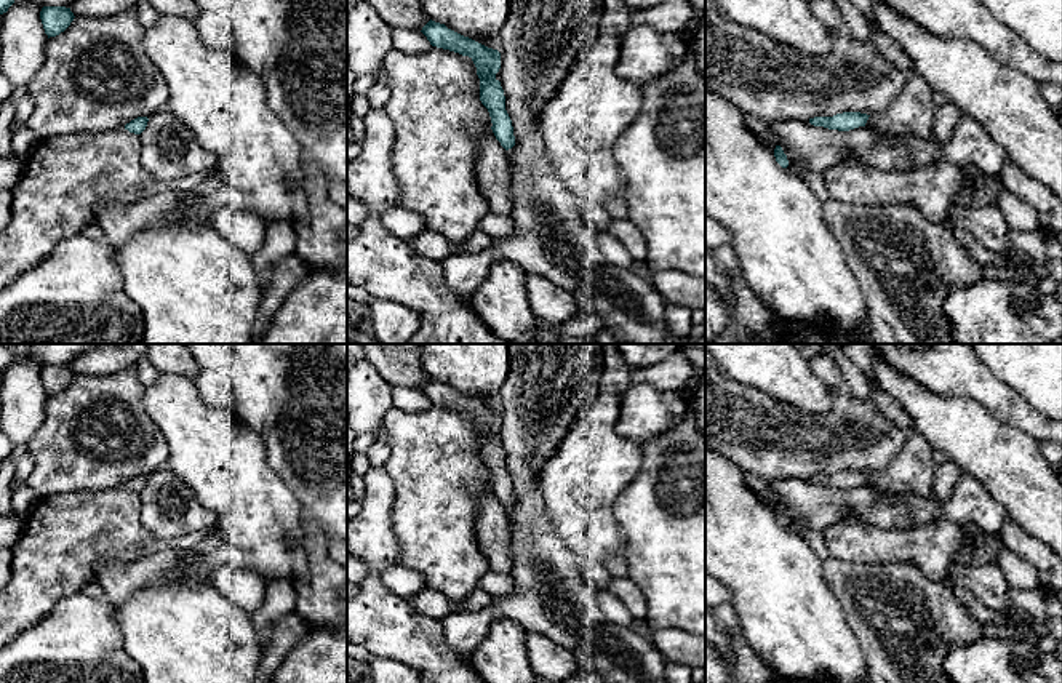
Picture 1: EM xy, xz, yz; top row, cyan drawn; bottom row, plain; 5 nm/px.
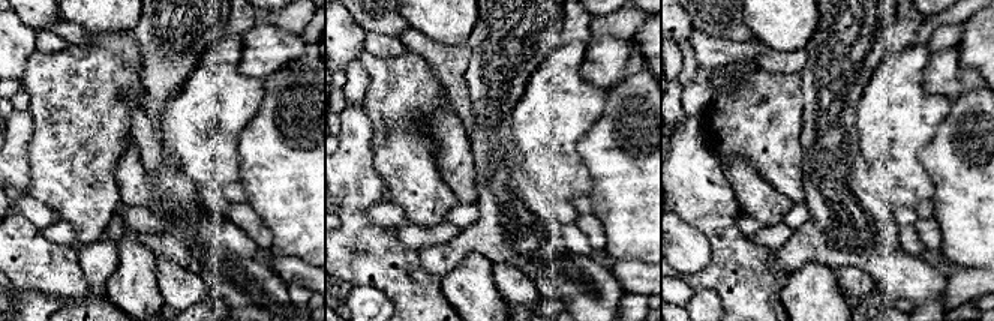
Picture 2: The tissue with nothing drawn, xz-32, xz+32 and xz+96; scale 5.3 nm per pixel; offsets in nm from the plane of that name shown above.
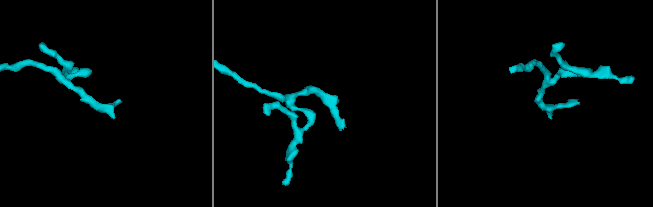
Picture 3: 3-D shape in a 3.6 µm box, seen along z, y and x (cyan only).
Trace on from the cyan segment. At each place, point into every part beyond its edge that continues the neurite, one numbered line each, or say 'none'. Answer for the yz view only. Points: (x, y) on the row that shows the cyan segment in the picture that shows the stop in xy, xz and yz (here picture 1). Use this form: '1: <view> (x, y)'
none

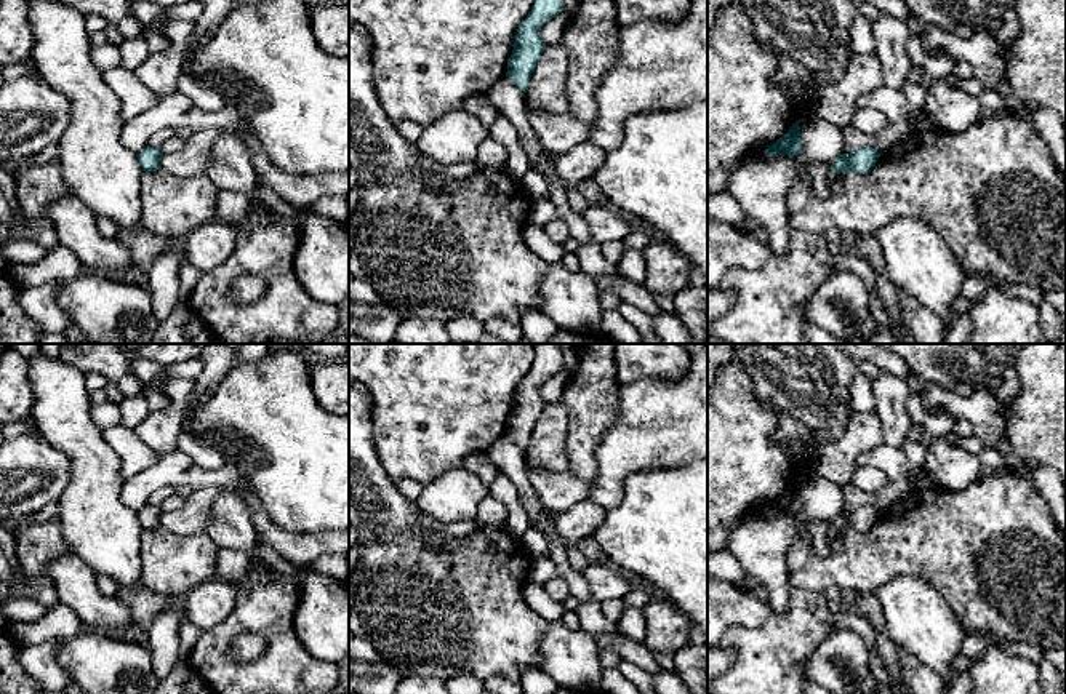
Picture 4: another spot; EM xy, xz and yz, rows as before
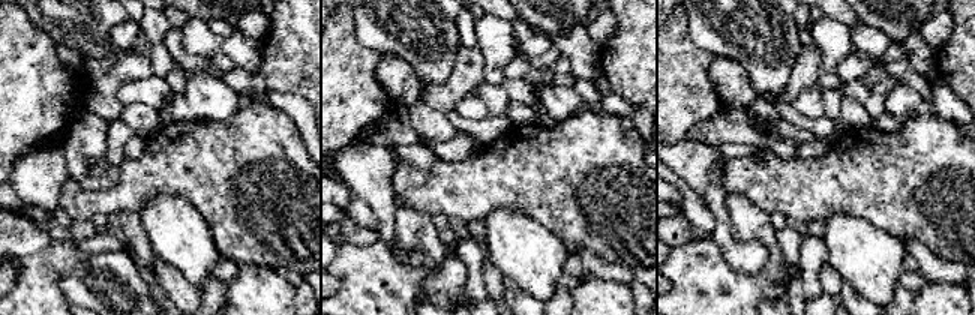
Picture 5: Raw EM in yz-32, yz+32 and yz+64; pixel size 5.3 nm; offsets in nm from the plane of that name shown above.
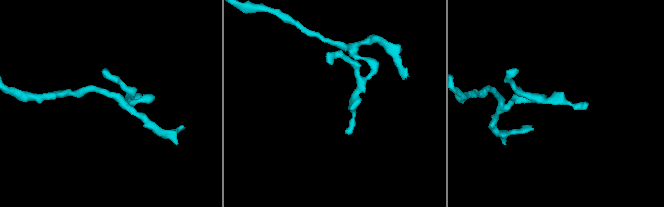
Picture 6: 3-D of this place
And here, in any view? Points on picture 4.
none

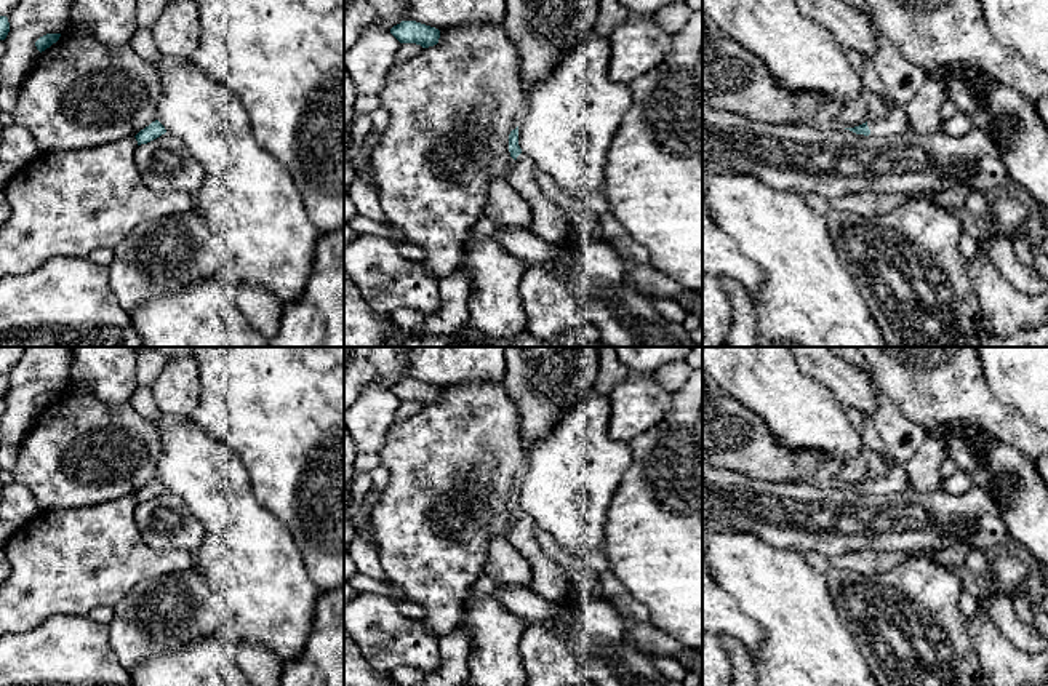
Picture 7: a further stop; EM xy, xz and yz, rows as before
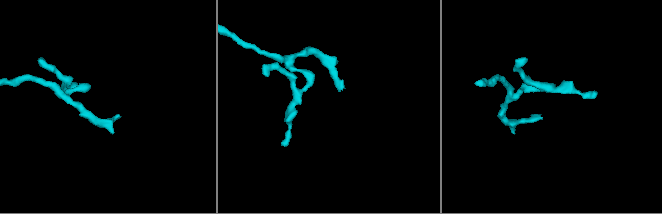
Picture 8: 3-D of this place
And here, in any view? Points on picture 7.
1: yz (895, 122)

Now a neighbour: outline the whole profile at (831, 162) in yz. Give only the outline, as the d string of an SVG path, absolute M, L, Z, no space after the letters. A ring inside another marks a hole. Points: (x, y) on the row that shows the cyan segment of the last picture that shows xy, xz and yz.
M702 102L702 197L707 181L718 173L750 174L776 190L802 197L816 193L826 200L858 192L902 193L915 198L957 184L992 195L1010 174L990 134L976 126L958 138L941 130L933 134L907 130L878 138L834 125L770 125Z

